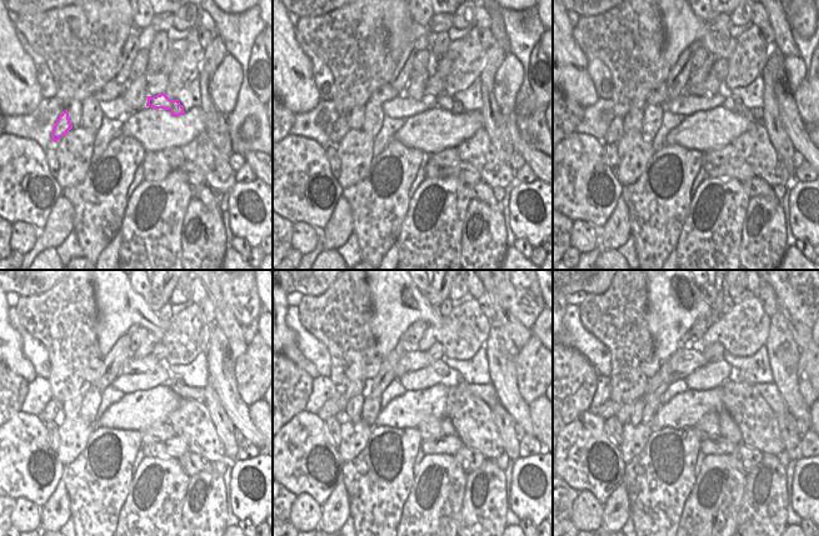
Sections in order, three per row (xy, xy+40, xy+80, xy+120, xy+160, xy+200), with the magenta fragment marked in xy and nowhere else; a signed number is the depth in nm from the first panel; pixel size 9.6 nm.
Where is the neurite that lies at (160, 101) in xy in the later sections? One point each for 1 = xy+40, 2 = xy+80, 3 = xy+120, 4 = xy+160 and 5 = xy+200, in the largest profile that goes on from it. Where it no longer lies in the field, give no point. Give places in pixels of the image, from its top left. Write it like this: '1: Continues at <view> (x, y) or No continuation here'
1: Continues at xy+40 (443, 100)
2: Continues at xy+80 (732, 103)
3: Continues at xy+120 (176, 385)
4: Continues at xy+160 (487, 392)
5: Continues at xy+200 (769, 391).

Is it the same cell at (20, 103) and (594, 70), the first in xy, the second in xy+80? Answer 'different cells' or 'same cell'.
different cells

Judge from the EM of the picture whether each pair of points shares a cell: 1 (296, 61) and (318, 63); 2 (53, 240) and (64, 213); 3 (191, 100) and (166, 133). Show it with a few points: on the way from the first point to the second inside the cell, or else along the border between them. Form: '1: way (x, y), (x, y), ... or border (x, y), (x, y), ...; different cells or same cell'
1: border (295, 38), (311, 64), (313, 81), (319, 91); different cells
2: way (54, 234), (61, 219); same cell
3: border (199, 105), (185, 111); different cells

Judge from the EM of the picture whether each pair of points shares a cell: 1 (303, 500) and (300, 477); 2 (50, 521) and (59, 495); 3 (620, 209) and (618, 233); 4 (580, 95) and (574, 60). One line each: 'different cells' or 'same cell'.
1: different cells
2: same cell
3: same cell
4: same cell

